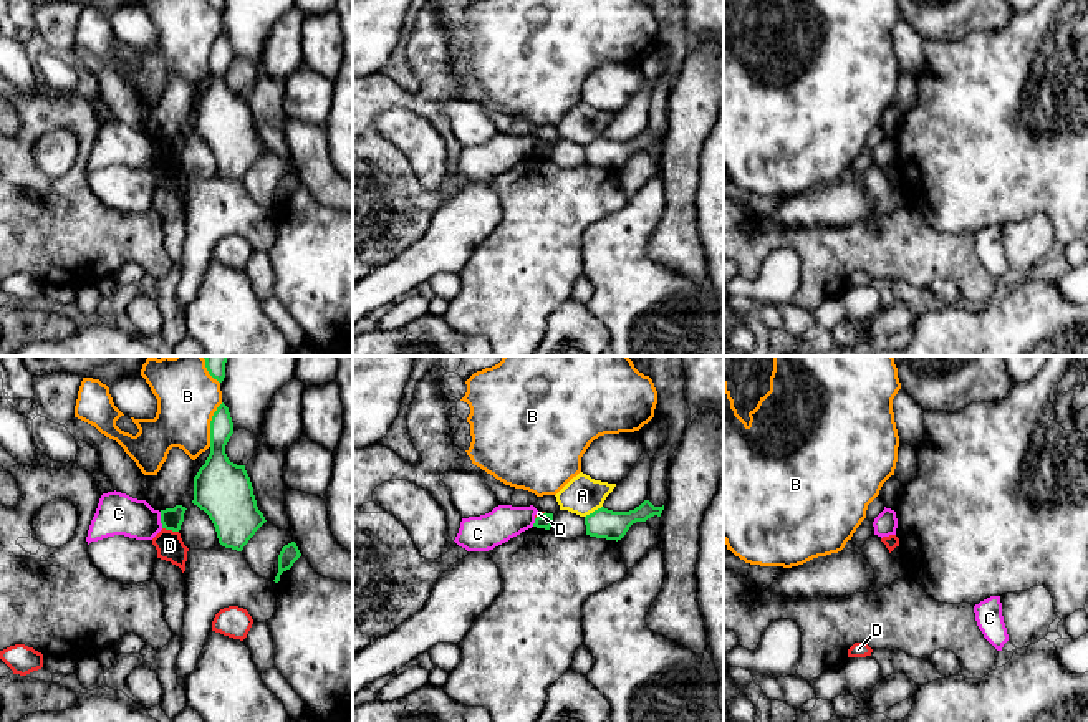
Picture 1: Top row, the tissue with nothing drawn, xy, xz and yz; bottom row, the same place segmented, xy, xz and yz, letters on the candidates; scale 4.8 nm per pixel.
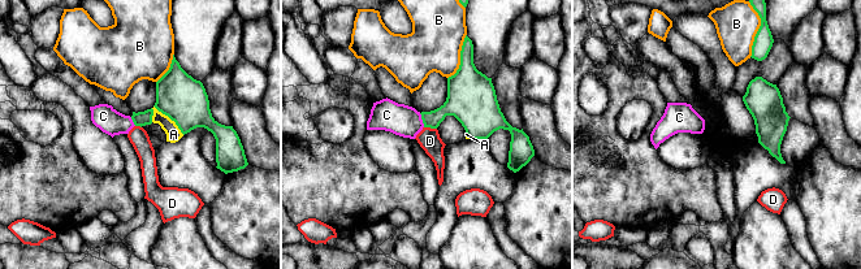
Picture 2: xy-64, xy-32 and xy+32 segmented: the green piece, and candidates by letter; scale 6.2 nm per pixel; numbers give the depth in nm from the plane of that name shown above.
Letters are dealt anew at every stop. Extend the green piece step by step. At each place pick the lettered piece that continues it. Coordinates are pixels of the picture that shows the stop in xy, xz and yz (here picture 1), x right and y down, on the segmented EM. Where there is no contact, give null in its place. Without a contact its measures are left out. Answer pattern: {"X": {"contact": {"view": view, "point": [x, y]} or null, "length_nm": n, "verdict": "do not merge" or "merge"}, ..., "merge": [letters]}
{"A": {"contact": {"view": "xz", "point": [595, 510]}, "length_nm": 110, "verdict": "do not merge"}, "B": {"contact": {"view": "xy", "point": [211, 424]}, "length_nm": 220, "verdict": "do not merge"}, "C": {"contact": {"view": "xy", "point": [161, 520]}, "length_nm": 80, "verdict": "do not merge"}, "D": {"contact": {"view": "xy", "point": [171, 529]}, "length_nm": 80, "verdict": "do not merge"}, "merge": []}

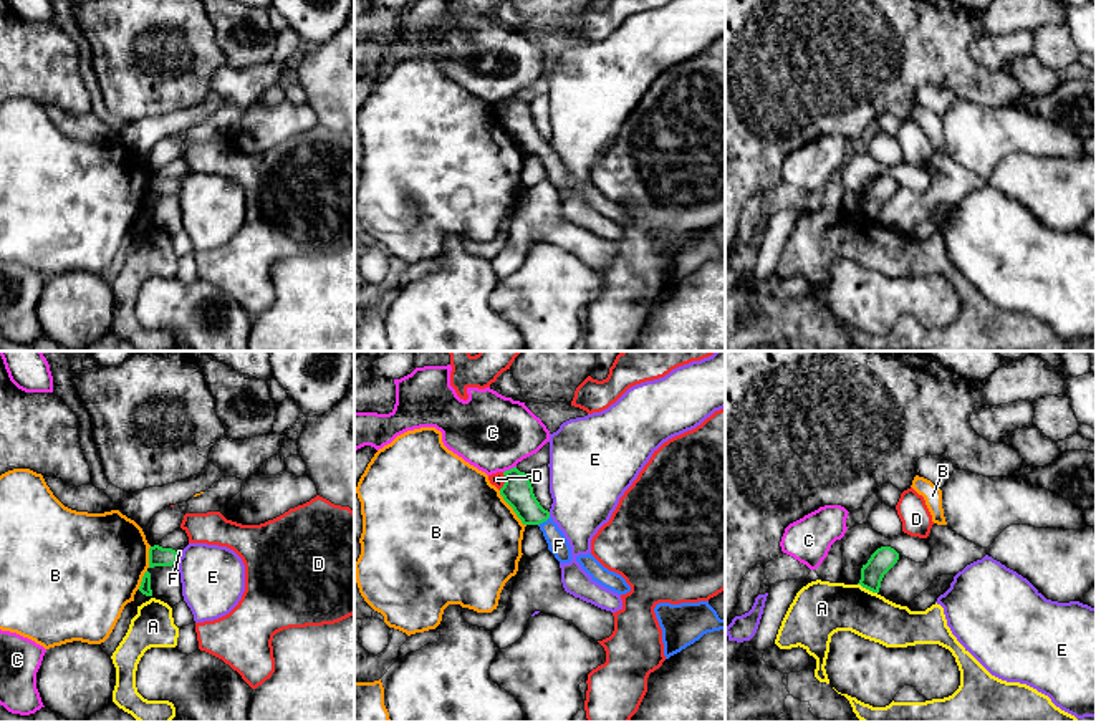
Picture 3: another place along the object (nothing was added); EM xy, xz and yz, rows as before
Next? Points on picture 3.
{"A": {"contact": {"view": "yz", "point": [868, 588]}, "length_nm": 110, "verdict": "do not merge"}, "B": {"contact": {"view": "xz", "point": [512, 507]}, "length_nm": 220, "verdict": "do not merge"}, "C": {"contact": {"view": "xz", "point": [510, 469]}, "length_nm": 70, "verdict": "do not merge"}, "D": {"contact": {"view": "xz", "point": [505, 481]}, "length_nm": 90, "verdict": "do not merge"}, "E": {"contact": {"view": "xy", "point": [177, 562]}, "length_nm": 40, "verdict": "do not merge"}, "F": {"contact": {"view": "xz", "point": [543, 520]}, "length_nm": 80, "verdict": "merge"}, "merge": ["F"]}

